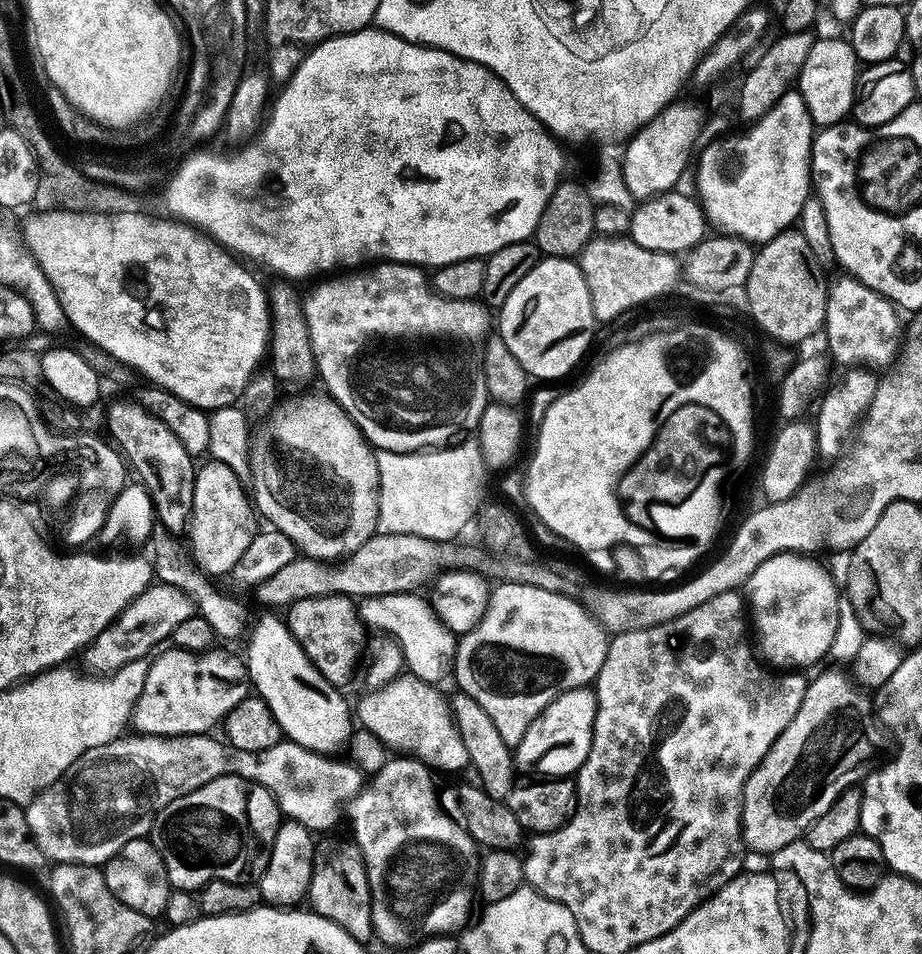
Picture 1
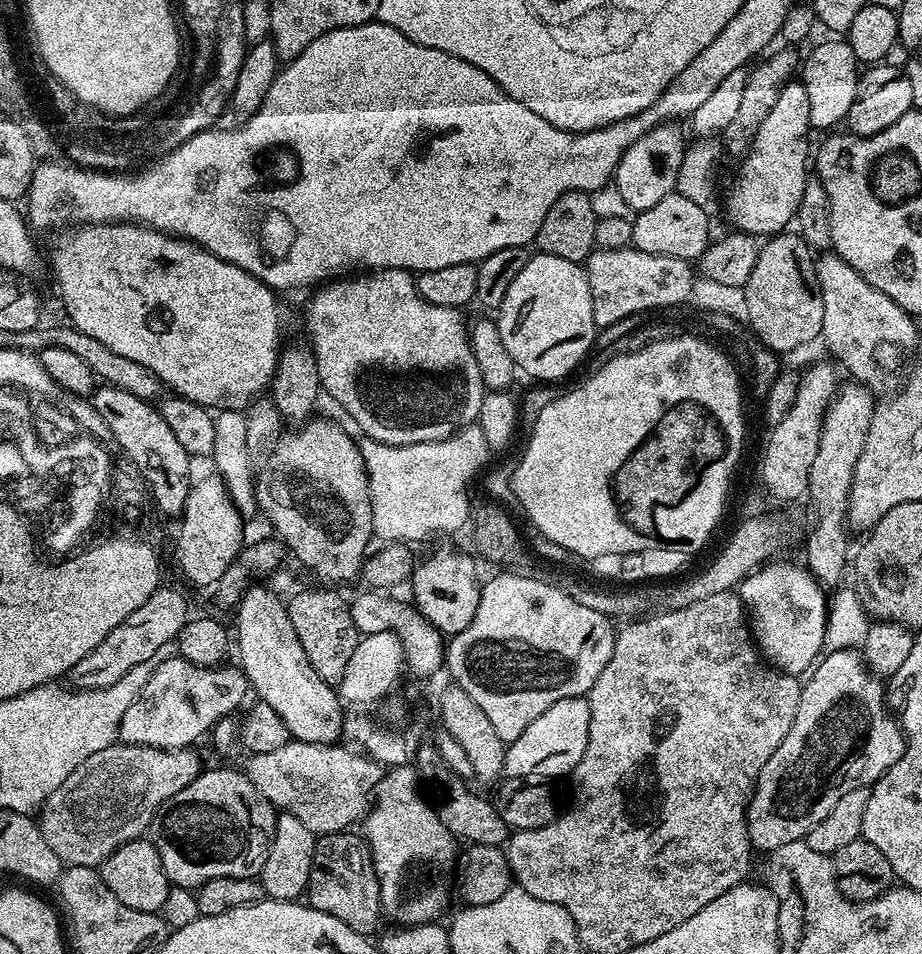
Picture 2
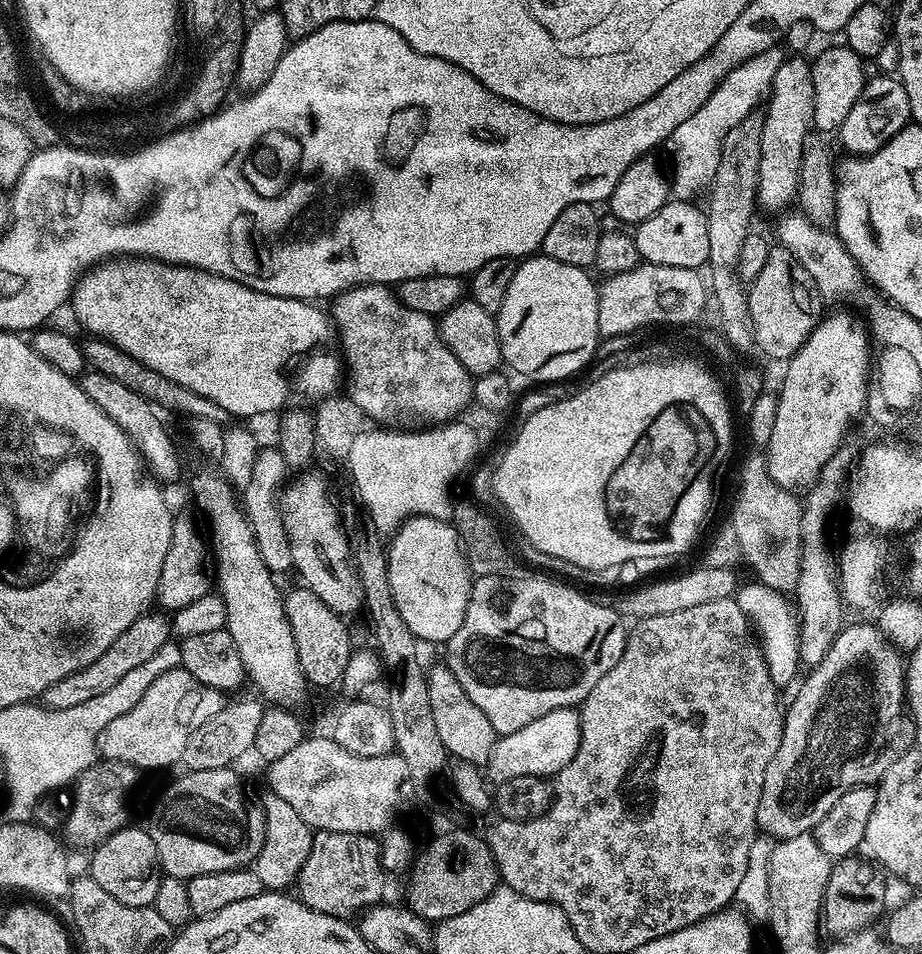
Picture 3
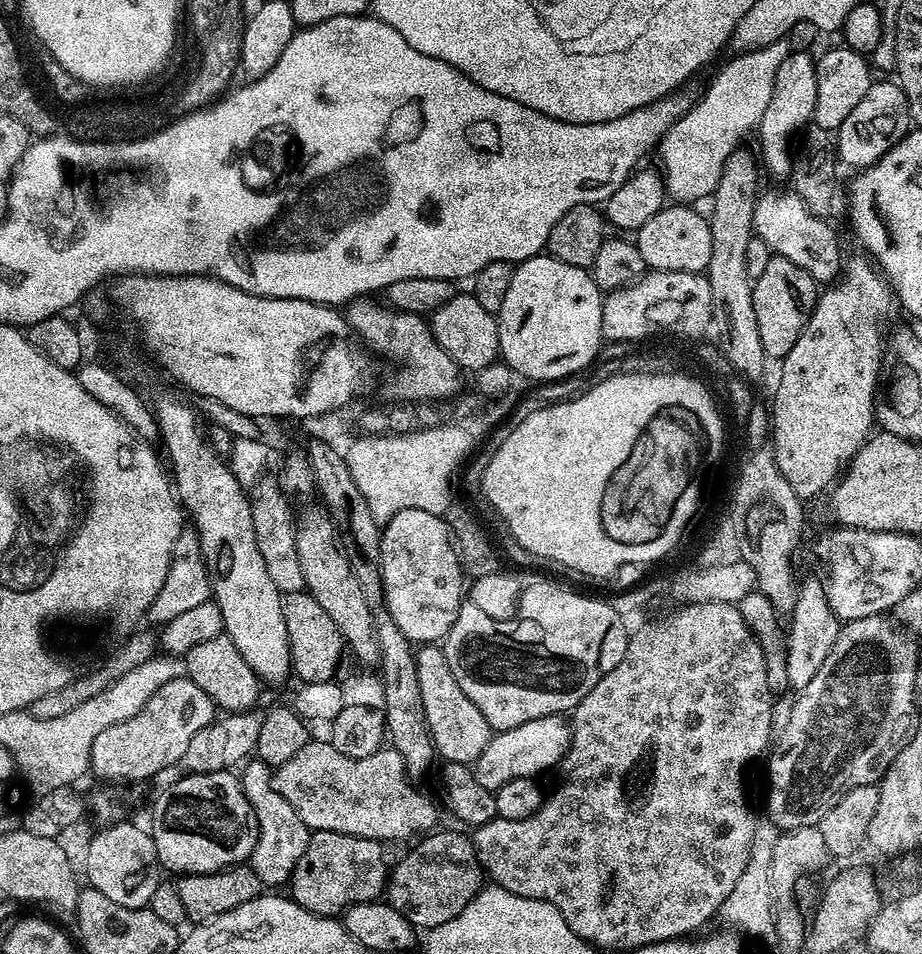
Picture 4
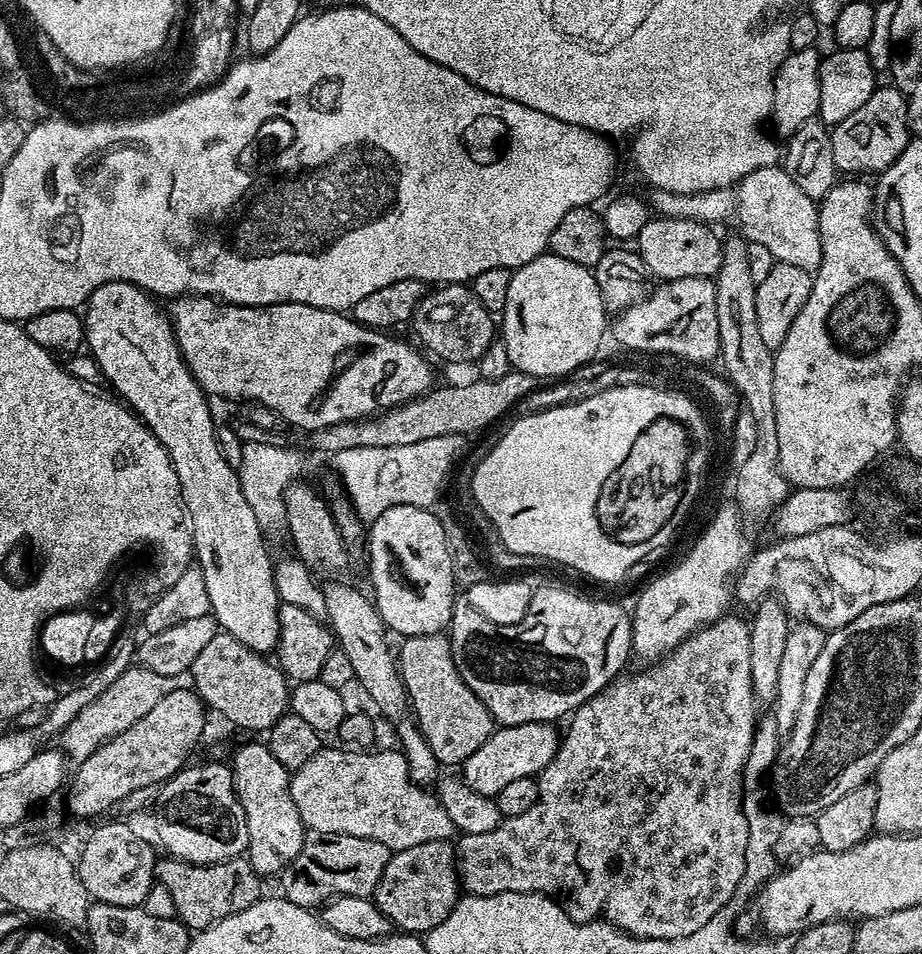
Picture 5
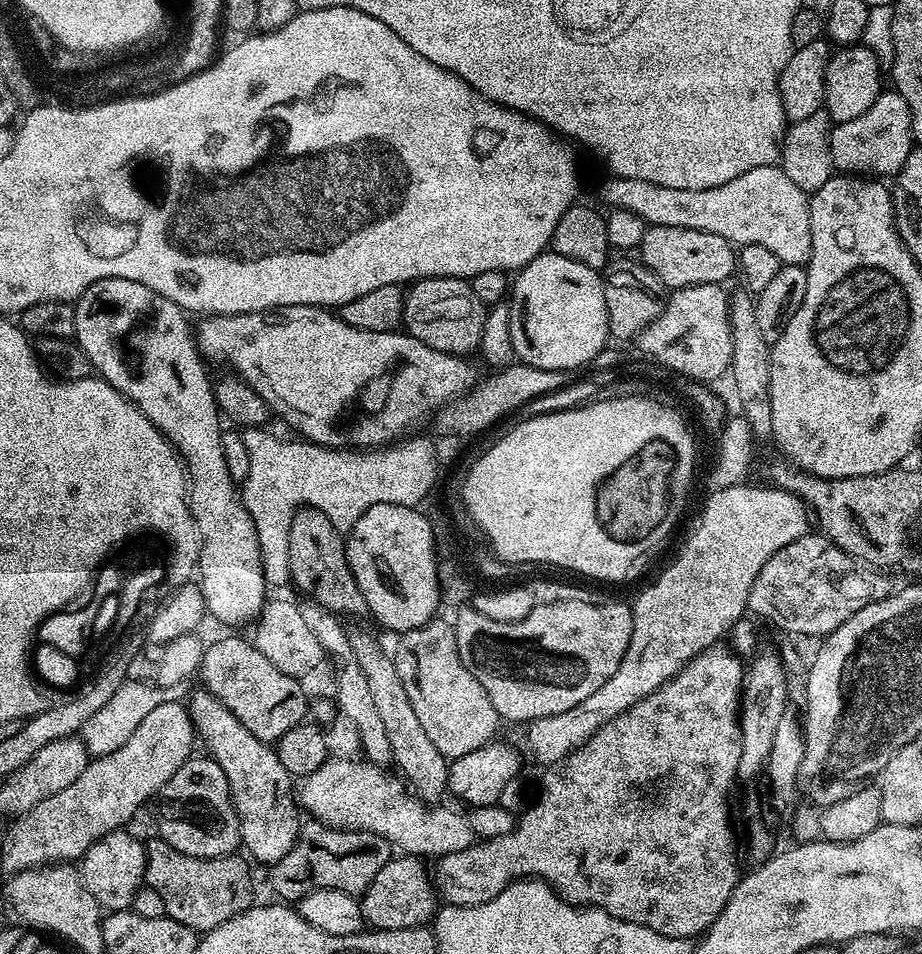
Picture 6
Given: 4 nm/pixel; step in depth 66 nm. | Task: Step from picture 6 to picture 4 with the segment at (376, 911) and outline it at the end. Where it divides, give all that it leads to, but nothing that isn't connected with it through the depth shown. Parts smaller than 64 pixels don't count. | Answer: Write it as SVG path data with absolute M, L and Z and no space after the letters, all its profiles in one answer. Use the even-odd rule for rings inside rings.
M433 830L423 838L417 839L411 845L413 848L396 865L394 863L391 865L390 875L386 880L387 903L392 904L394 910L401 912L412 925L420 930L437 928L442 926L442 922L450 922L450 918L462 914L462 910L470 906L470 902L486 884L486 873L480 864L471 835L463 836L460 832L440 831Z

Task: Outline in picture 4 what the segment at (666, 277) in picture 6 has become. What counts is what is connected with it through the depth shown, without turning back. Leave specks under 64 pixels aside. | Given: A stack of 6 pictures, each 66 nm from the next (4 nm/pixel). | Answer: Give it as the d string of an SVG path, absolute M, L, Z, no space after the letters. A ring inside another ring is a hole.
M679 202L665 206L641 228L635 229L634 243L642 254L645 269L654 272L703 273L710 262L710 220L707 215L695 212L695 207Z

